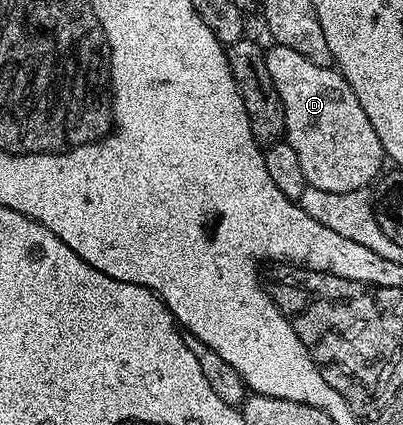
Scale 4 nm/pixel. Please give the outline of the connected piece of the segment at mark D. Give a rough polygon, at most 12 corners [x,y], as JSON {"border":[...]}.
{"border":[[265,48],[306,185],[368,189],[387,157],[336,67]]}

